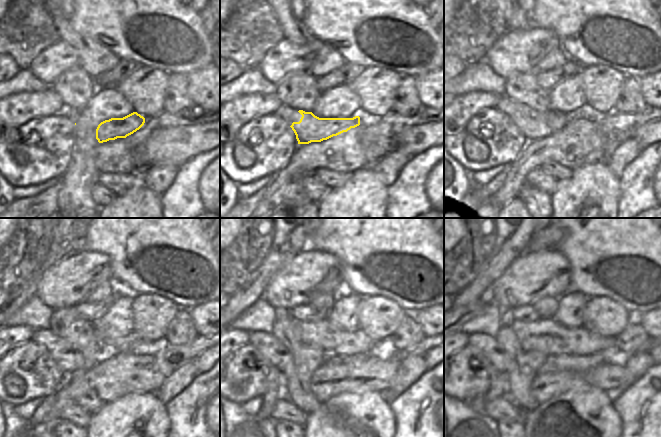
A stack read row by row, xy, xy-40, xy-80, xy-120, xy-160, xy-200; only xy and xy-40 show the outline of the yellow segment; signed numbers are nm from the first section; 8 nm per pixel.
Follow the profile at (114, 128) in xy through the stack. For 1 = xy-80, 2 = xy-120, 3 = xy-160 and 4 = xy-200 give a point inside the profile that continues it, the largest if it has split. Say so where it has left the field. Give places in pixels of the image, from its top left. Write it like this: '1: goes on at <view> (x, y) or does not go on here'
1: goes on at xy-80 (536, 126)
2: goes on at xy-120 (69, 358)
3: goes on at xy-160 (268, 345)
4: goes on at xy-200 (489, 346)

